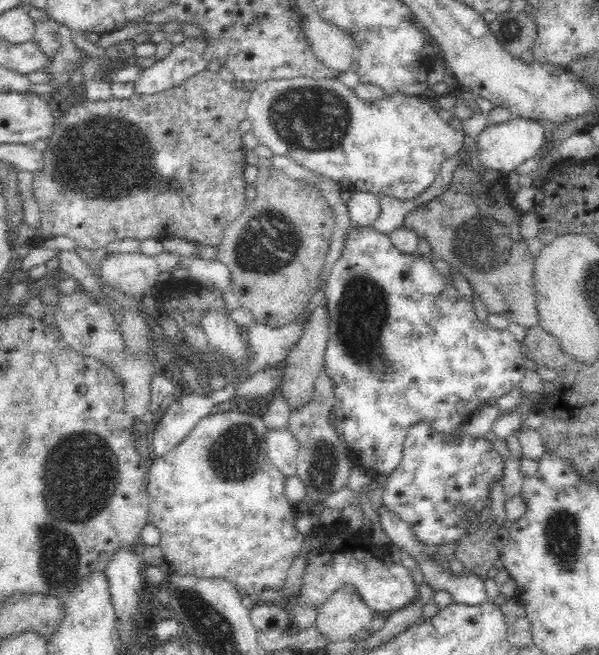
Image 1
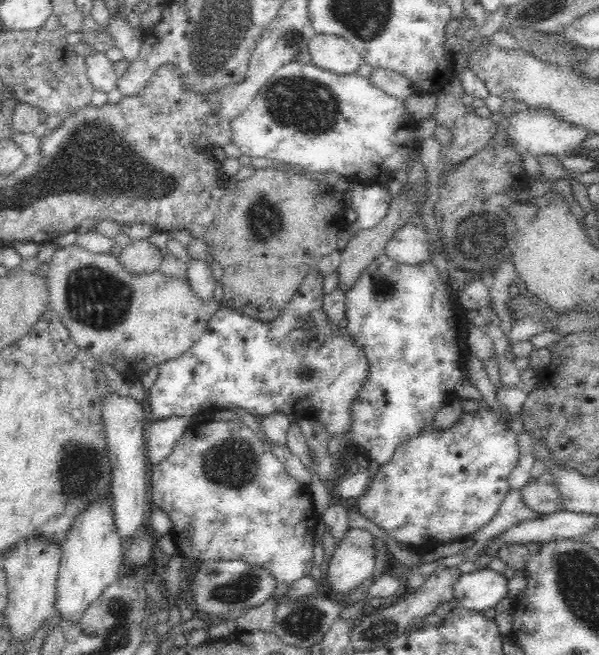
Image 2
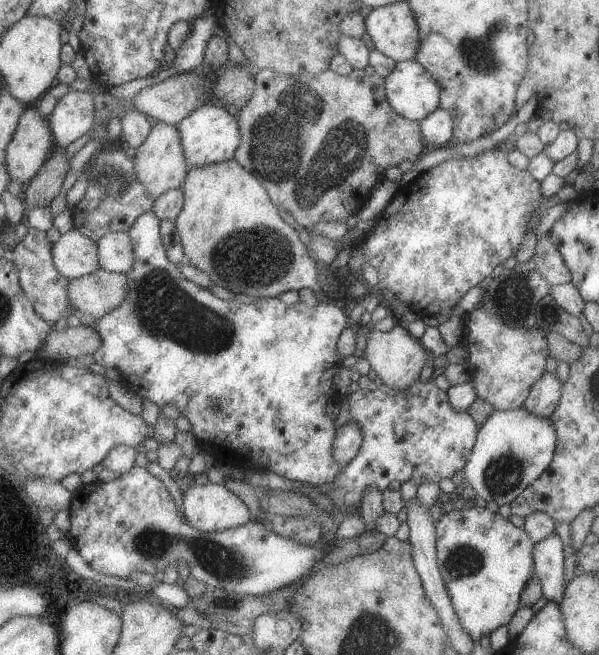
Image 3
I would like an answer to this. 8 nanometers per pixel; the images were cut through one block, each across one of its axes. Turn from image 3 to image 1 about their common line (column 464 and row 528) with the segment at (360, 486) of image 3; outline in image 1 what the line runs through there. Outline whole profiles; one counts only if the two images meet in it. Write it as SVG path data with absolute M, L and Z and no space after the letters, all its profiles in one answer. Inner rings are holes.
M425 421L412 424L407 431L404 442L404 458L400 466L388 475L388 484L382 495L383 505L388 510L395 512L404 522L407 522L417 536L420 543L431 547L454 543L458 538L466 535L466 525L458 513L454 513L456 504L467 504L477 512L481 512L486 504L486 496L490 494L490 482L499 481L503 476L503 468L500 454L494 450L494 446L487 438L471 438L464 434L446 438L428 425Z

